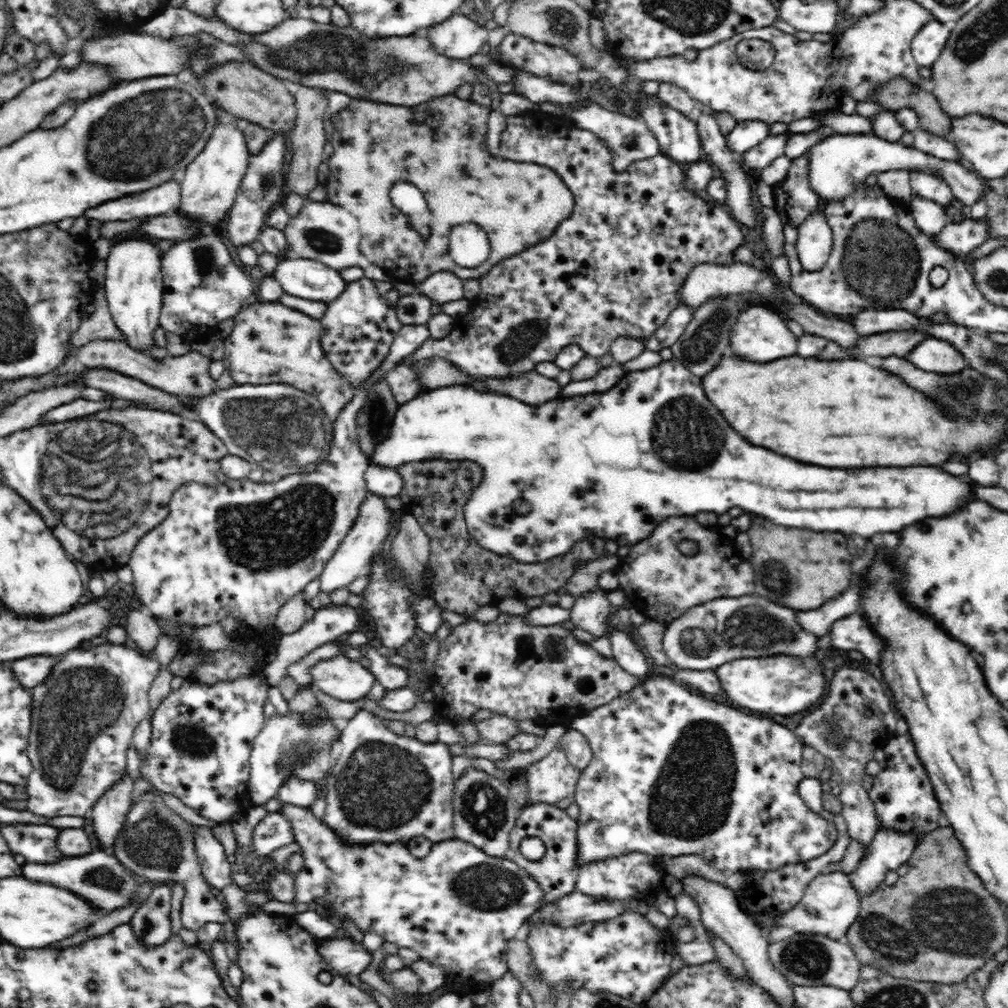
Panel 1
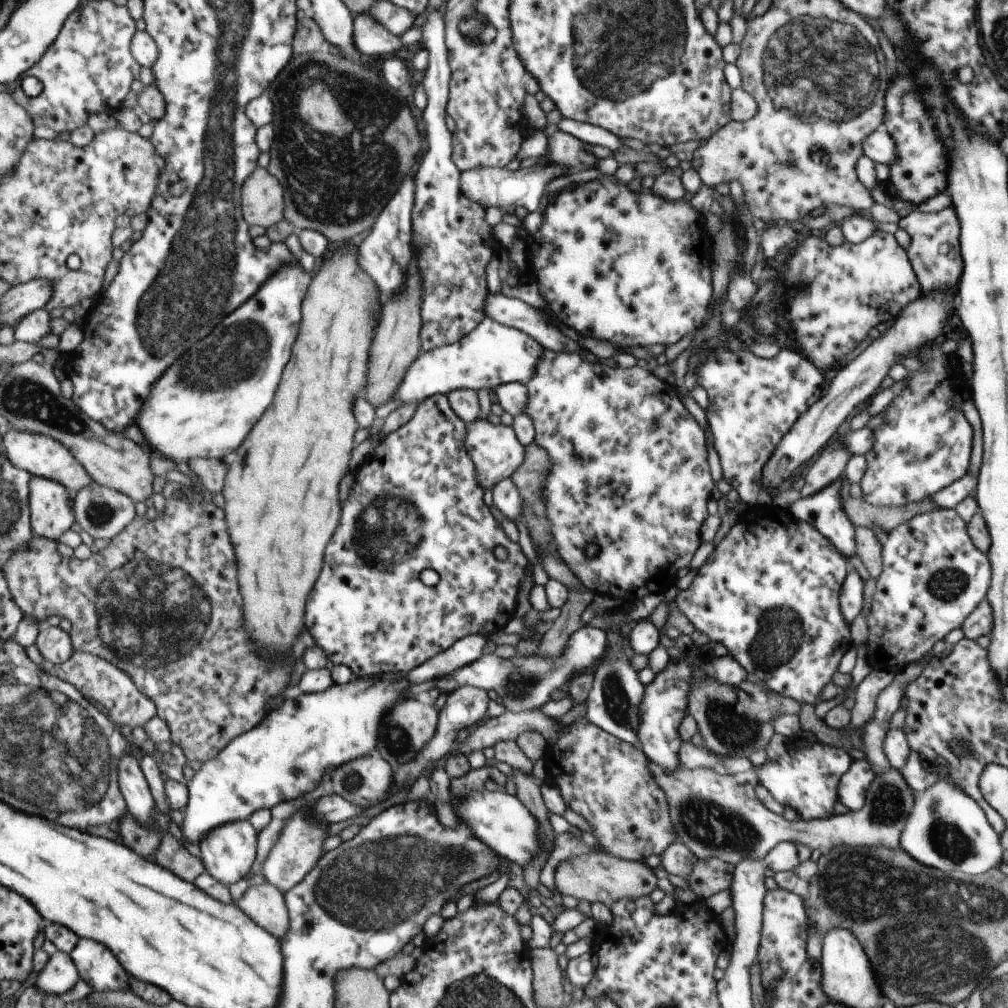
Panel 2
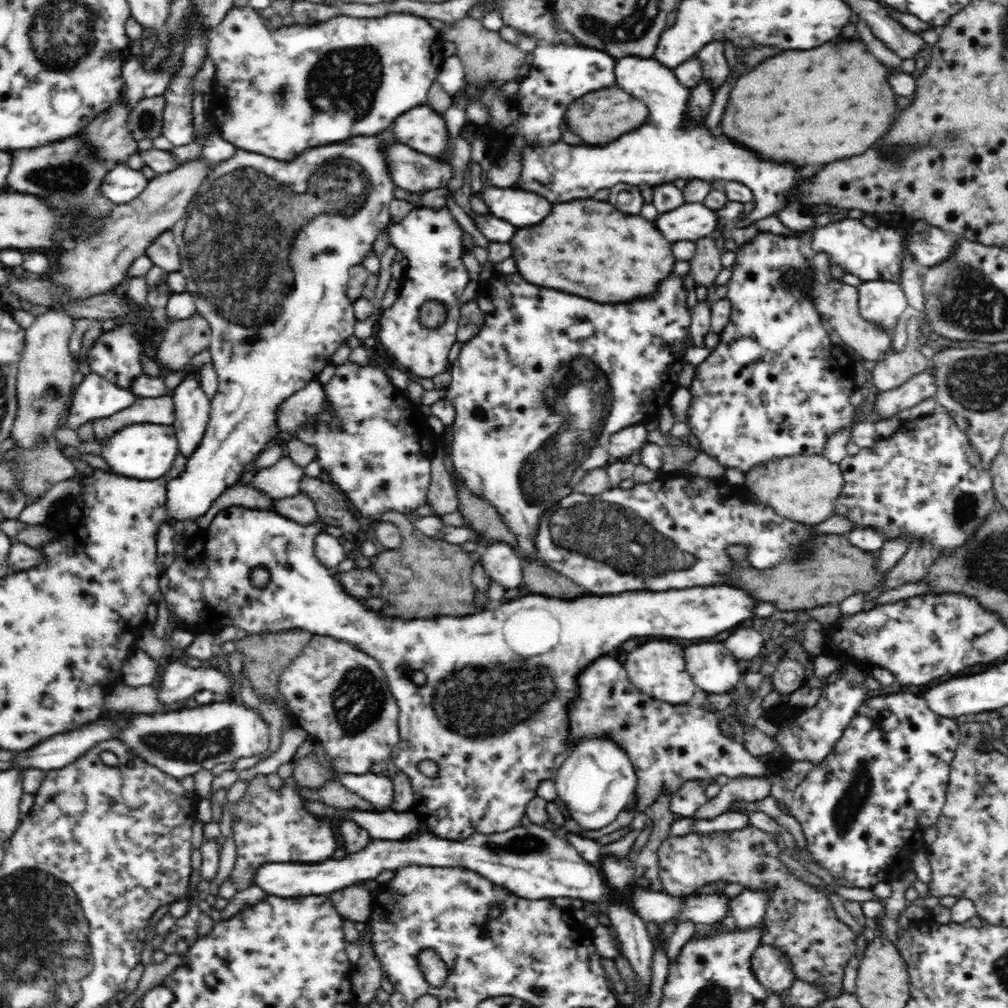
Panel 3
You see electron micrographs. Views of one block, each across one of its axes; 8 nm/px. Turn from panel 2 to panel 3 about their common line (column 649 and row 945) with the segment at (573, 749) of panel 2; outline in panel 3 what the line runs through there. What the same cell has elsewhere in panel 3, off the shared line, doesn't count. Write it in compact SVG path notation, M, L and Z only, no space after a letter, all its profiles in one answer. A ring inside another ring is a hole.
M742 827L730 831L712 831L703 835L692 832L684 836L671 836L666 838L658 849L659 878L663 883L663 890L674 897L689 896L706 885L720 881L743 884L748 890L766 893L770 900L768 900L767 914L764 915L761 925L762 945L770 945L786 955L797 980L817 984L825 990L827 996L835 998L844 992L842 990L844 967L856 953L857 934L838 920L824 892L812 890L810 886L796 880L796 876L792 876L788 872L779 859L780 852L782 851L776 843L770 840L770 834L766 834L758 828Z

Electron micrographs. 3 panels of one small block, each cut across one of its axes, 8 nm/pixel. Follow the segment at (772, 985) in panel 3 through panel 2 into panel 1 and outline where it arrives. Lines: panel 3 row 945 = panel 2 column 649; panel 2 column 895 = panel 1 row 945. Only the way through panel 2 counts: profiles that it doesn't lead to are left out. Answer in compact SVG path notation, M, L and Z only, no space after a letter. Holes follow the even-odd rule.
M795 934L769 947L770 959L793 986L832 986L850 991L860 978L861 962L845 942L836 943L826 937Z

